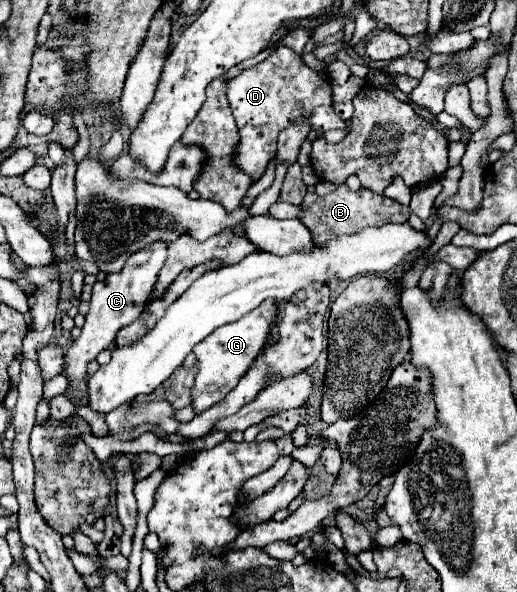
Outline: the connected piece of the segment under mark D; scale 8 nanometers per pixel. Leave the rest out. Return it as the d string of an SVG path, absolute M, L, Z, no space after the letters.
M277 46L267 60L233 76L227 82L227 100L241 136L233 162L255 182L265 174L277 152L279 132L291 122L309 120L309 126L315 132L327 132L333 128L345 130L347 126L345 120L333 110L329 74L311 70L301 56L287 46Z

